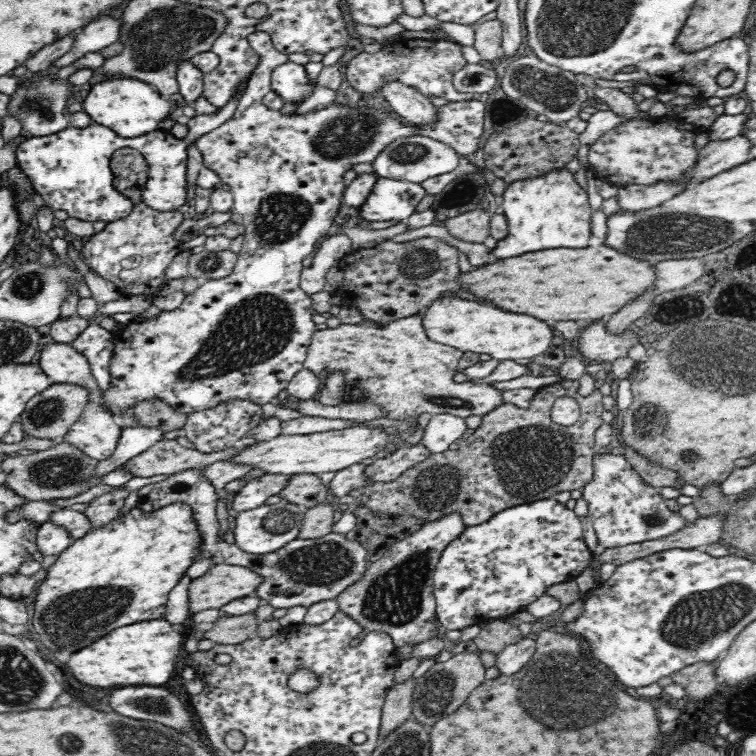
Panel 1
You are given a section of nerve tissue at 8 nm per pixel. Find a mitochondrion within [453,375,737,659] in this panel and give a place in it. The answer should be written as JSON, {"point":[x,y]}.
{"point":[540,458]}

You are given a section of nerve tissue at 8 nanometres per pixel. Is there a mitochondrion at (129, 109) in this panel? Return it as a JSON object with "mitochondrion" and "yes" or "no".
{"mitochondrion":"no"}

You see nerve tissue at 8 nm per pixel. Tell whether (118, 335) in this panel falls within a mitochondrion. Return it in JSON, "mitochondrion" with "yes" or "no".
{"mitochondrion":"no"}

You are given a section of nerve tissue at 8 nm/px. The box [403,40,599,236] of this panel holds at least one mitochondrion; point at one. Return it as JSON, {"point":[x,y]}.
{"point":[557,92]}

